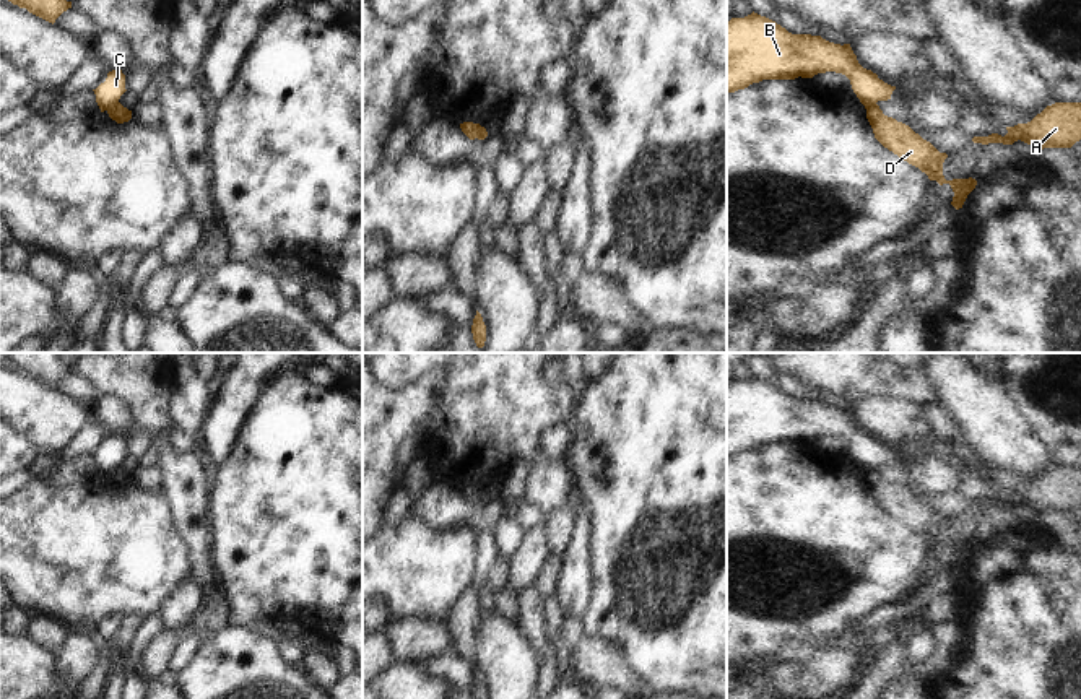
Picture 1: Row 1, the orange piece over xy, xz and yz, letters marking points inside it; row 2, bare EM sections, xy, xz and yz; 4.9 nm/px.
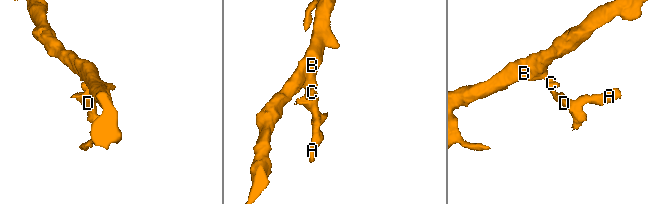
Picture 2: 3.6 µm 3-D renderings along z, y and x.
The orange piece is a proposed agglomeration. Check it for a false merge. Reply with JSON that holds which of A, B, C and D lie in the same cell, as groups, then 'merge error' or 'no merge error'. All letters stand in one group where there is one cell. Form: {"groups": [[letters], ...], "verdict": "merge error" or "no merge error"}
{"groups": [["A", "D"], ["B", "C"]], "verdict": "merge error"}

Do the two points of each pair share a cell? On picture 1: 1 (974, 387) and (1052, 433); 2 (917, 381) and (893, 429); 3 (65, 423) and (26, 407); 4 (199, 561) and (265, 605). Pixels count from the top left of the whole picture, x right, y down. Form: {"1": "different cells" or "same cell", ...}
{"1": "different cells", "2": "different cells", "3": "same cell", "4": "different cells"}

